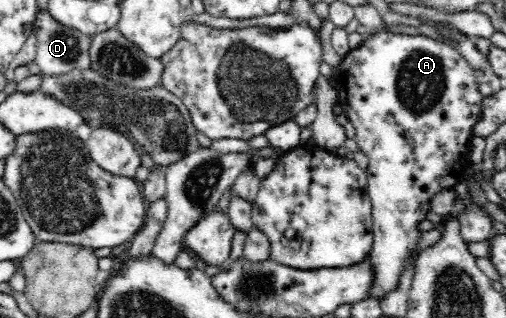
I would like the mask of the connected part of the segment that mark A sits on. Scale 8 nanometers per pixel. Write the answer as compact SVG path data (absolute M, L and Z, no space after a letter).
M377 31L369 33L357 48L343 57L333 85L338 94L337 103L355 127L355 142L369 160L366 193L373 205L374 234L368 257L374 276L369 297L381 302L387 292L397 288L399 276L407 268L407 258L419 246L422 232L419 222L423 222L427 212L431 211L431 198L465 181L465 170L471 164L469 152L473 128L481 118L484 98L472 66L447 42L429 36Z

